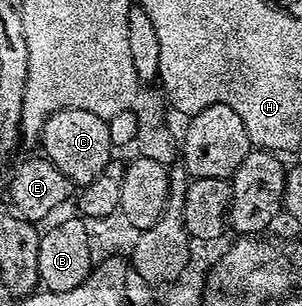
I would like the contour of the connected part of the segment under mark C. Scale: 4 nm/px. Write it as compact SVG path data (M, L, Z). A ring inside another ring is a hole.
M58 110L44 123L38 144L44 147L42 152L46 159L58 166L76 186L94 182L114 158L108 121L98 118L98 114L90 114L90 110Z

